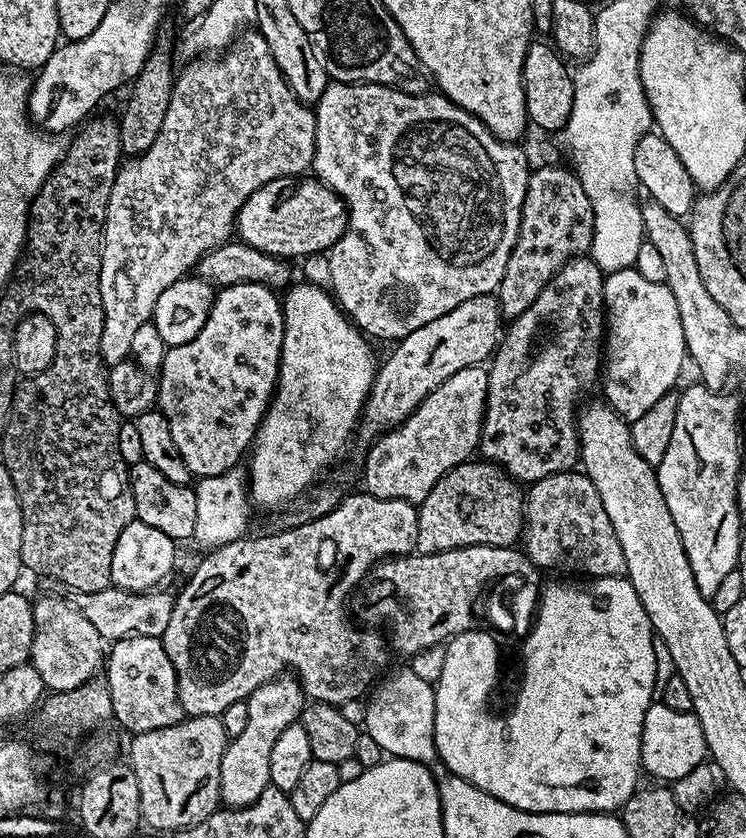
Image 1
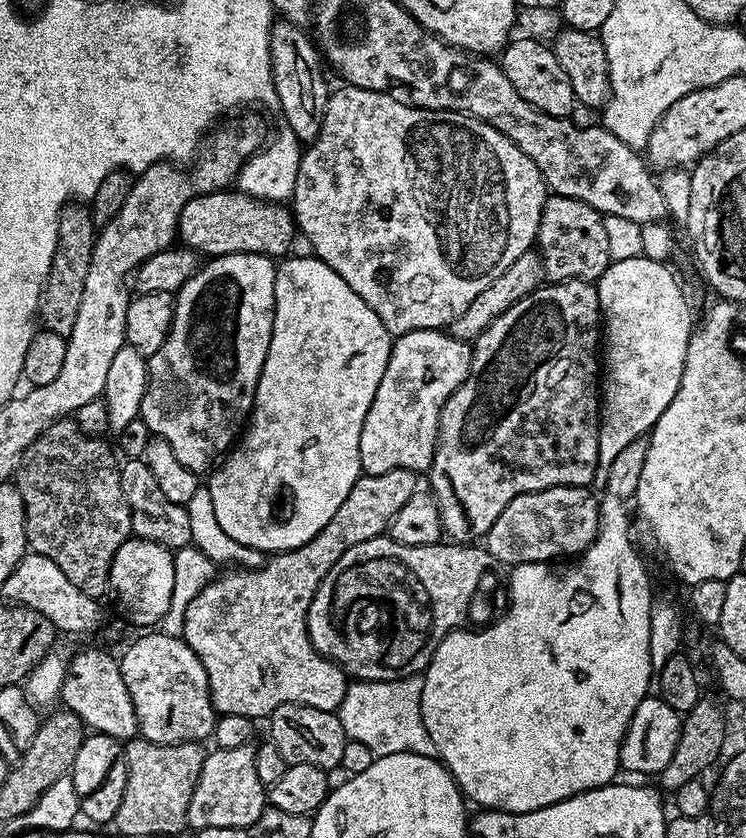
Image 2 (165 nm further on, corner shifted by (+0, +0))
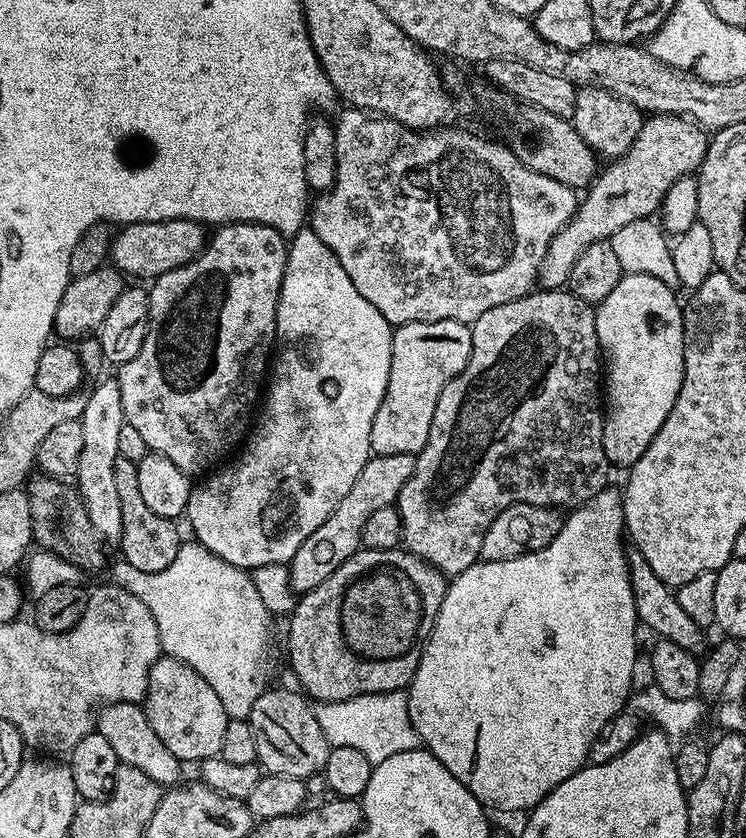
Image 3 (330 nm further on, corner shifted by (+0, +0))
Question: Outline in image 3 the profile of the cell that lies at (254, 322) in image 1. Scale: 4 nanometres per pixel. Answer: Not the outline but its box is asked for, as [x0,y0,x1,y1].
[114,224,289,474]

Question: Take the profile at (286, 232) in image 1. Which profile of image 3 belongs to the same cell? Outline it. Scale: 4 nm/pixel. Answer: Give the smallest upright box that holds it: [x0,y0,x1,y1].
[110,220,206,282]

